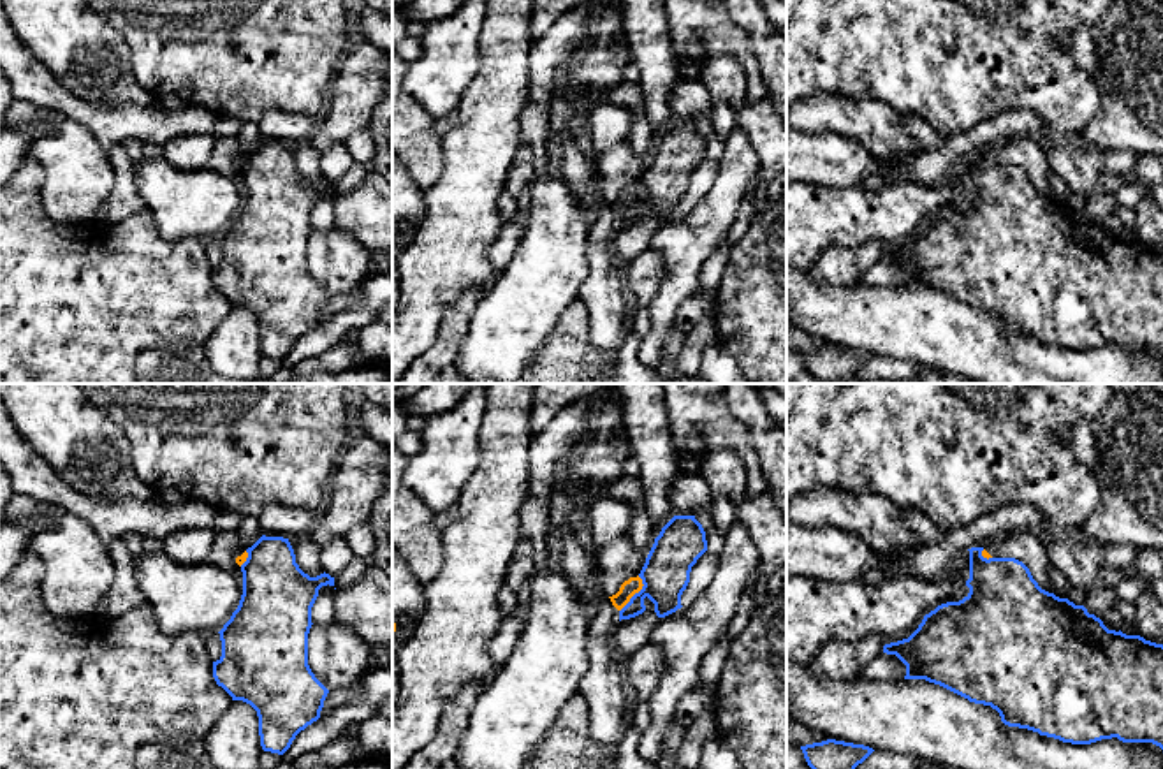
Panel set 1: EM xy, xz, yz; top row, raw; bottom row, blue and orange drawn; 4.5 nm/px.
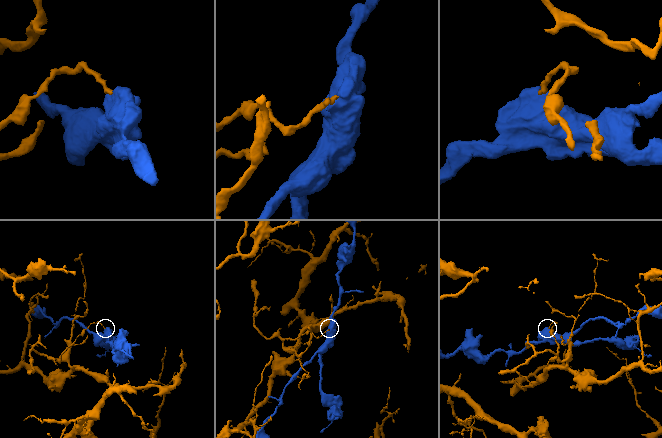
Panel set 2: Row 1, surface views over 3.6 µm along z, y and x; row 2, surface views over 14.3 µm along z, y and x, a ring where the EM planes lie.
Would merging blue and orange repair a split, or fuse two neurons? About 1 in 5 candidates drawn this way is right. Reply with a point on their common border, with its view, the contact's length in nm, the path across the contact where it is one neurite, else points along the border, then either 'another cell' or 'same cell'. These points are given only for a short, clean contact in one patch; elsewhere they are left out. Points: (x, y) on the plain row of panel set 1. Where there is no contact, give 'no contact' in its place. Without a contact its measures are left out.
contact xz (636, 199); length 190 nm; border xz (639, 182), (641, 194), (620, 217); another cell

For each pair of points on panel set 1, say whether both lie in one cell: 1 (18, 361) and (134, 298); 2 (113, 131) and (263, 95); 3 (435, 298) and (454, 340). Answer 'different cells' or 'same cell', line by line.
1: same cell
2: different cells
3: different cells

